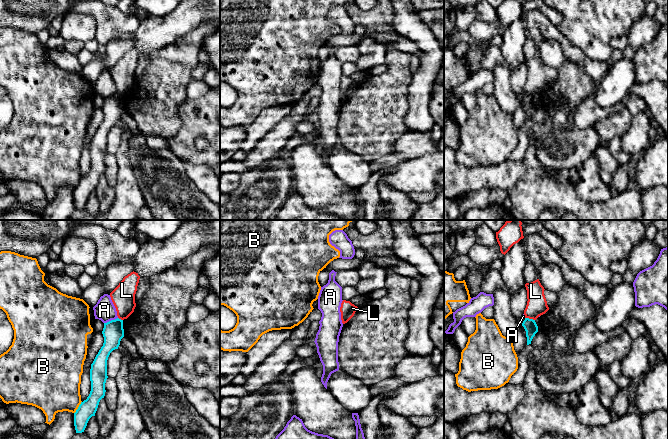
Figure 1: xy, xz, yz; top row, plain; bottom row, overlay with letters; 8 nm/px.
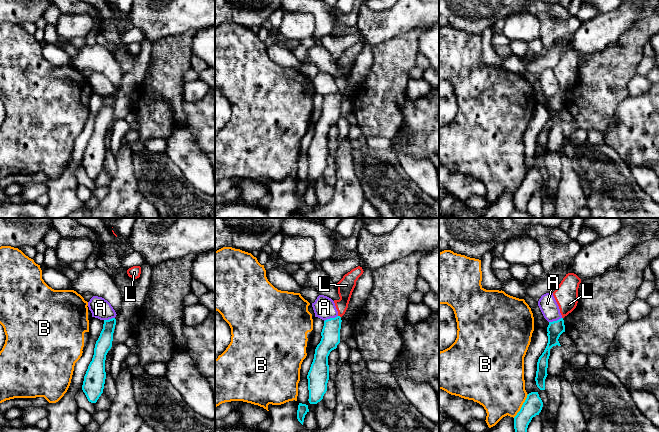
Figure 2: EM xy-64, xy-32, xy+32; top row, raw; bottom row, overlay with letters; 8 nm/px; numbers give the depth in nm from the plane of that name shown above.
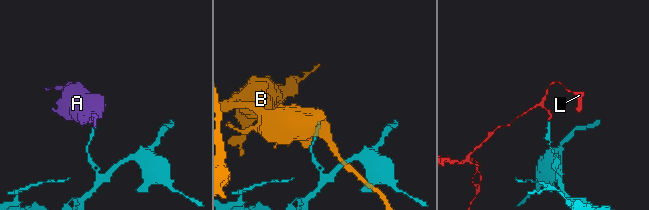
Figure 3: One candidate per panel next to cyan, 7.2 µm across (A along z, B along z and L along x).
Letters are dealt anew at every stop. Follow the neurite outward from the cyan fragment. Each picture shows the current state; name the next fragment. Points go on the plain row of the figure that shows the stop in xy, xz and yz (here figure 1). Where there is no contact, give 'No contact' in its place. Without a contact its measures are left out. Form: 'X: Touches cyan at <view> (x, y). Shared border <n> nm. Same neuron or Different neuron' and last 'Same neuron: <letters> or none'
A: Touches cyan at xy (111, 96). Shared border 120 nm. Different neuron
B: Touches cyan at xy (78, 183). Shared border 120 nm. Different neuron
L: Touches cyan at yz (530, 95). Shared border 80 nm. Different neuron
Same neuron: none

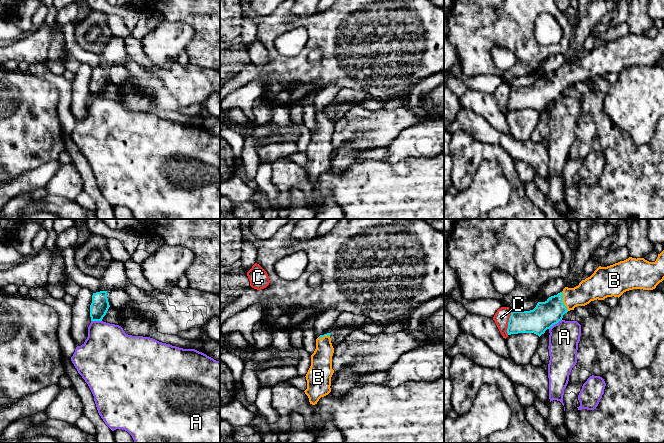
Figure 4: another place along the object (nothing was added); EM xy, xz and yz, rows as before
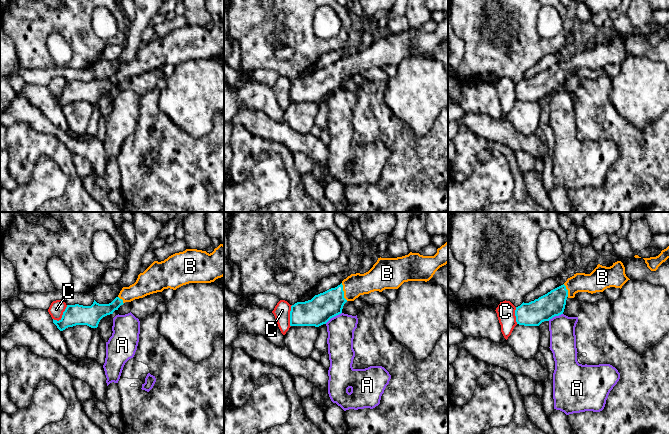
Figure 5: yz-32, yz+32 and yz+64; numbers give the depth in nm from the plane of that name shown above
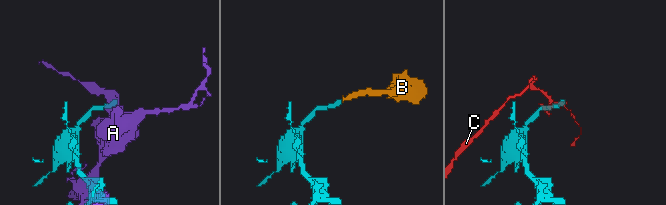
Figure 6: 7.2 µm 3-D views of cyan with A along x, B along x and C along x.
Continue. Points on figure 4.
A: Touches cyan at yz (555, 99). Shared border 130 nm. Different neuron
B: Touches cyan at yz (562, 77). Shared border 170 nm. Same neuron
C: Touches cyan at yz (508, 99). Shared border 190 nm. Different neuron
Same neuron: B

